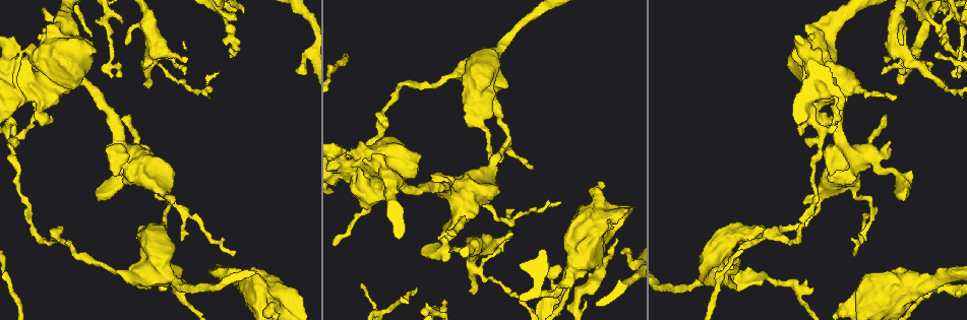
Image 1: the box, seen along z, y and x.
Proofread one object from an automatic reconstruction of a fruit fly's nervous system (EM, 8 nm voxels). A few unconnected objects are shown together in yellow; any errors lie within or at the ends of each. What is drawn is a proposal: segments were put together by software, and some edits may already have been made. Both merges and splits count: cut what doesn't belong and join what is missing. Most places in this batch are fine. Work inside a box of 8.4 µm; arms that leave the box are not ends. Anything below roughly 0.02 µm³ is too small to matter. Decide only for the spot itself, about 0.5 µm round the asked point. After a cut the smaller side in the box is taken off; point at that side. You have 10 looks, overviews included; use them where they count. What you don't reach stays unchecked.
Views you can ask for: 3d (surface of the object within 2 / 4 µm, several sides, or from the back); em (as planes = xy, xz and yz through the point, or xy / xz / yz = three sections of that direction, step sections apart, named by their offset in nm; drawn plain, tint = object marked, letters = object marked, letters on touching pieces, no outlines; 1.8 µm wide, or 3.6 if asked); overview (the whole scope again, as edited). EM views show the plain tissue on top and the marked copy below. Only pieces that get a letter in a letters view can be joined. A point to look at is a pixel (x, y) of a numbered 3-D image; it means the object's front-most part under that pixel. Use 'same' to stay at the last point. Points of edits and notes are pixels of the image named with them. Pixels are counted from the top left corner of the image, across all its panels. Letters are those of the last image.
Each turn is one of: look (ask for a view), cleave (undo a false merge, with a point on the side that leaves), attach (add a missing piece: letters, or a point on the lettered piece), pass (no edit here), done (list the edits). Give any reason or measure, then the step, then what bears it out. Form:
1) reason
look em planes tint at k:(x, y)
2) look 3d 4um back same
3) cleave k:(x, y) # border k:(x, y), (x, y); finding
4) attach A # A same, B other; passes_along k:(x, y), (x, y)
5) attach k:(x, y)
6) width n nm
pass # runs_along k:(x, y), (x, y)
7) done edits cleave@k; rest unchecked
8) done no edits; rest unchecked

an open end
look em xy step 4 letters at 1:(298, 72)

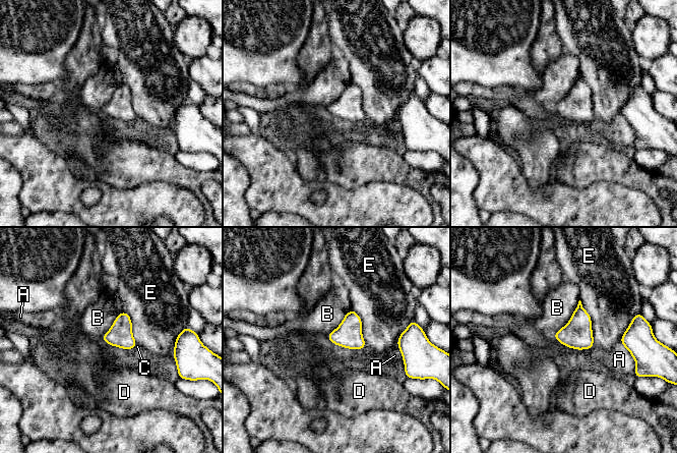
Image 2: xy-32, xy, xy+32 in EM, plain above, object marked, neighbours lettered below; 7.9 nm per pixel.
look em planes letters same

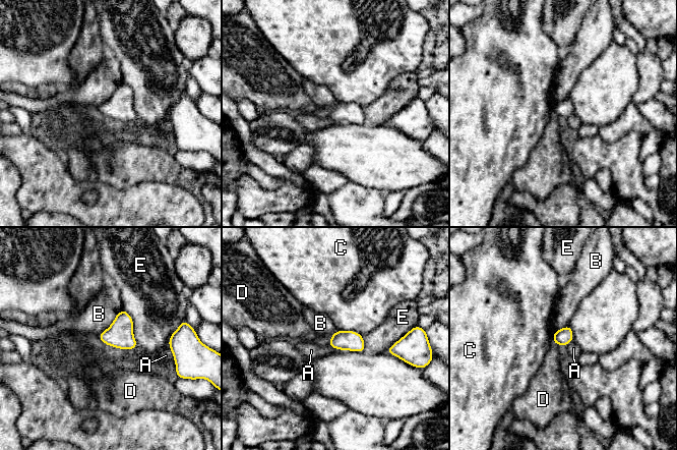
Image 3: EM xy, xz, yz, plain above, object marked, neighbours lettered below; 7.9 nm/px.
width 140 nm
pass # A other, B other, C other, D other, E other; border 3:(168, 347), (175, 364); no lettered piece goes on from it

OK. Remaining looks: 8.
thick turns thin
look em planes letters at 1:(909, 60)

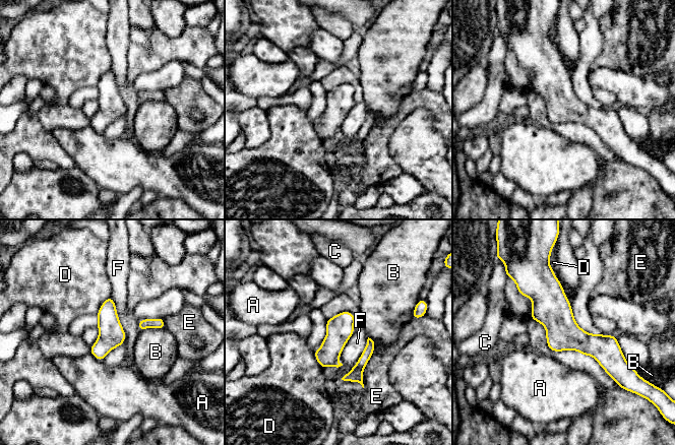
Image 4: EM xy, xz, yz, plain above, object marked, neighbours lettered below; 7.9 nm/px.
longest_contact F 400 nm
pass # A other, B other, C other, D other, E other, F other; border 4:(110, 296), (125, 334), (124, 342); one neuron here

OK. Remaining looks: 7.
touches itself
look 3d 4um at 1:(360, 159)

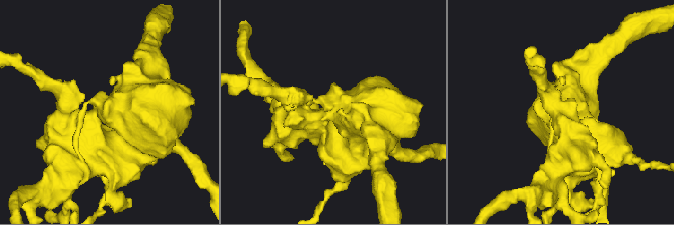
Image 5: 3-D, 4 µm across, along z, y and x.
need the tissue
look em 3.6um xz step 16 tint at 5:(328, 114)

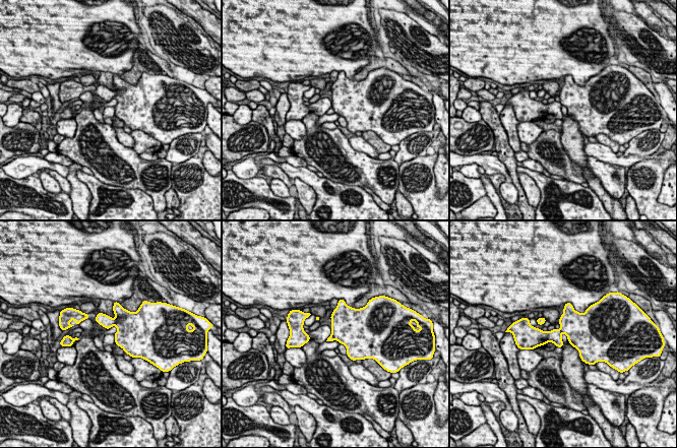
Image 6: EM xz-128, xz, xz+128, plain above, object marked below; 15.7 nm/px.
another direction
look em 3.6um planes letters same

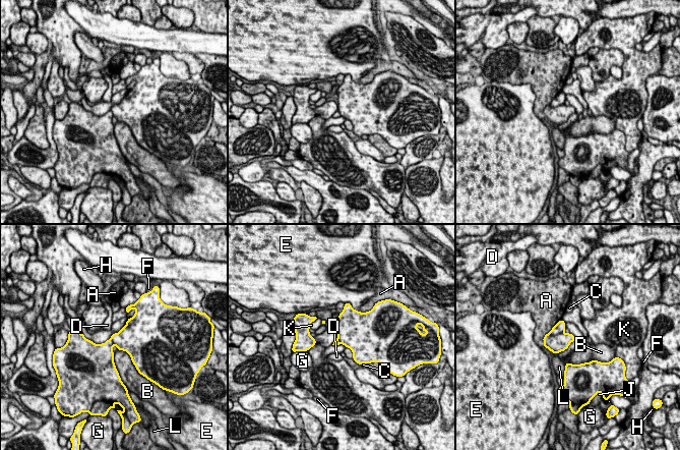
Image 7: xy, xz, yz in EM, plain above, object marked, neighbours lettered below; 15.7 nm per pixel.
longest_contact B 500 nm
cleave 7:(559, 328) # A other, B other, C other, D other, E other, F other, G other, H other, J other, K other, L other; border 7:(563, 331), (557, 334), (549, 333); two neurons meet here

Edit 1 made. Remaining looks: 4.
done edits cleave@7; rest unchecked

